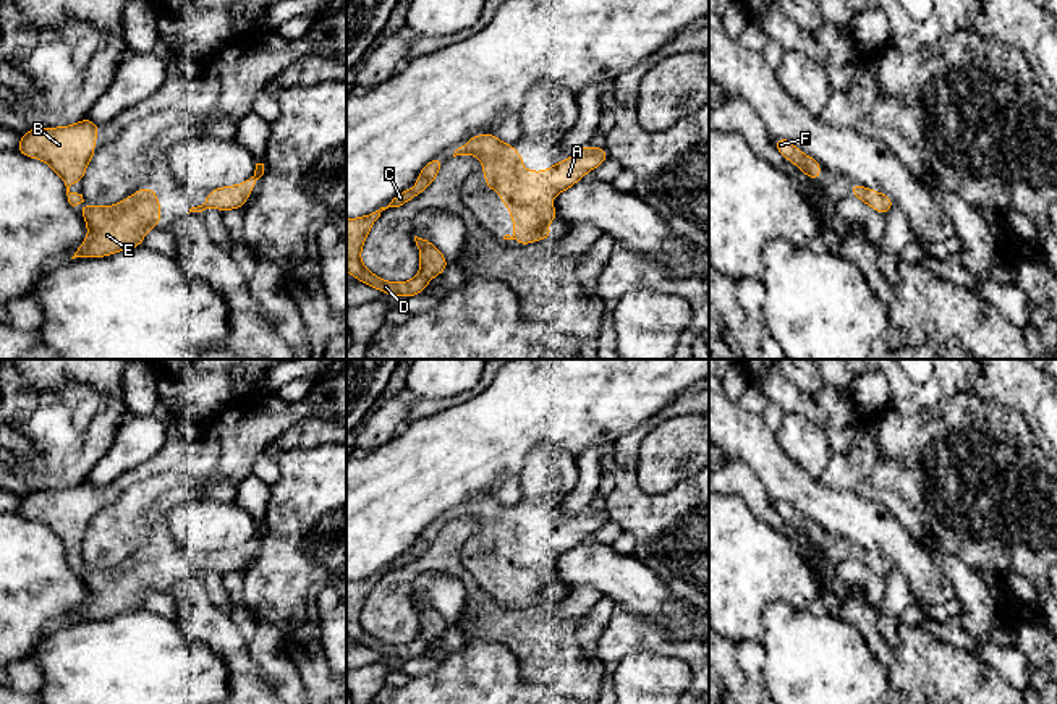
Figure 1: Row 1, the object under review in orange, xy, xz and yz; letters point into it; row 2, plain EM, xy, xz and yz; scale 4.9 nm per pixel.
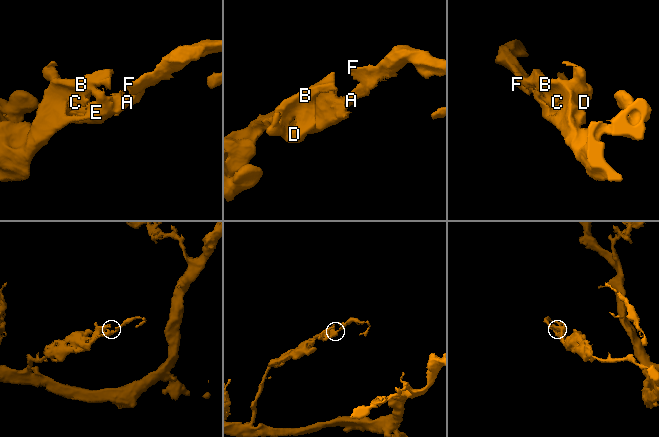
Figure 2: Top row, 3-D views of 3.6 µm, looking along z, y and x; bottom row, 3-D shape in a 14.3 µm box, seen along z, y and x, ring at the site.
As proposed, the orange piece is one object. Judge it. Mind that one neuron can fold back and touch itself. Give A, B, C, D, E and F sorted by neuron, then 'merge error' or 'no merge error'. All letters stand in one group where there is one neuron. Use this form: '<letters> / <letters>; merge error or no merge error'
A B C D E F; no merge error

